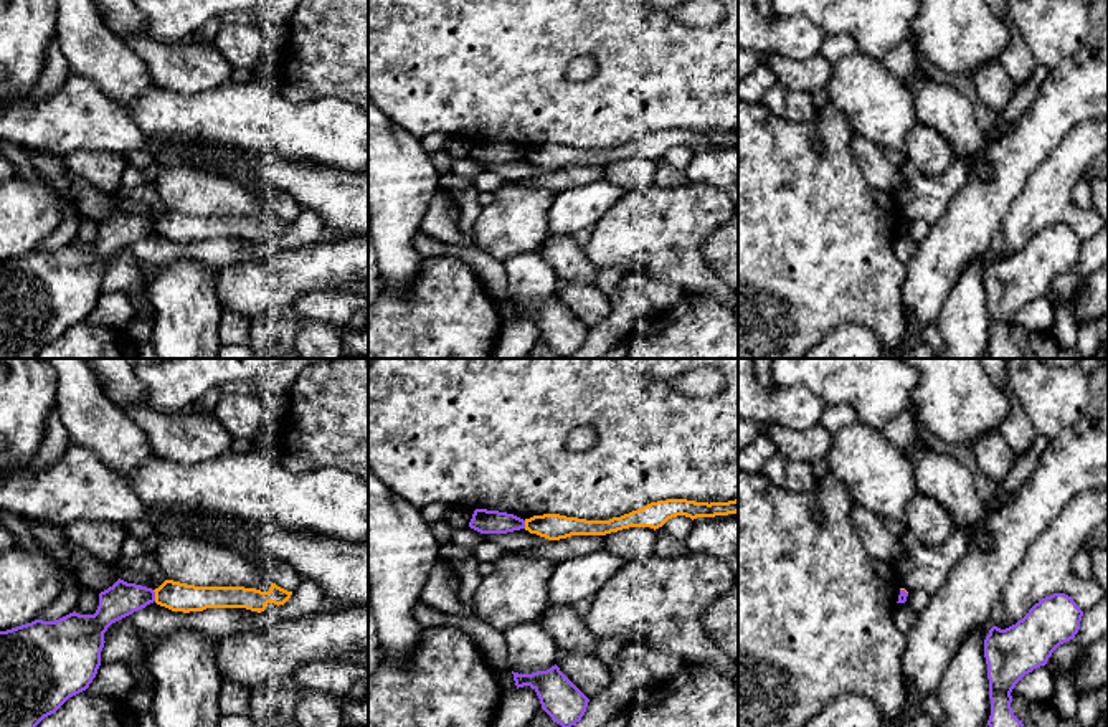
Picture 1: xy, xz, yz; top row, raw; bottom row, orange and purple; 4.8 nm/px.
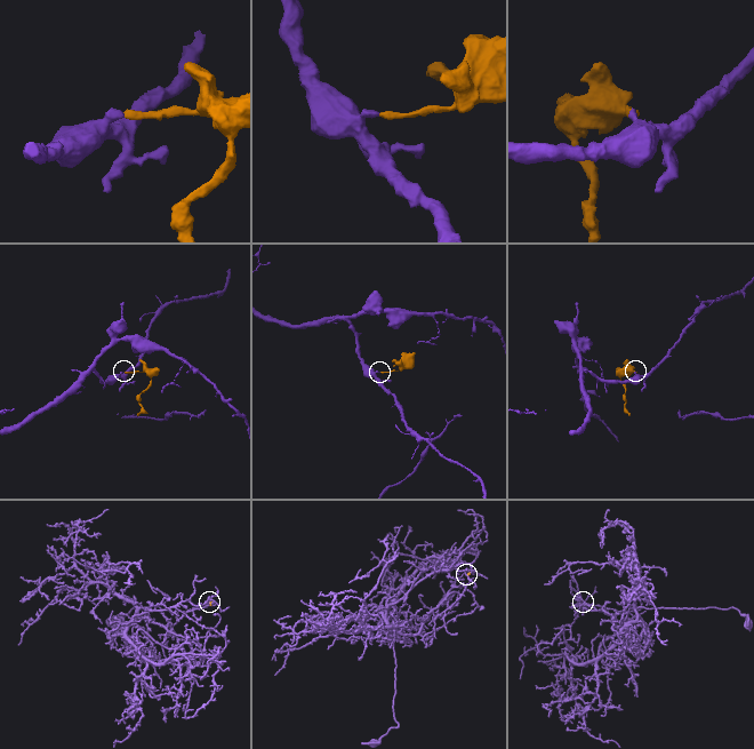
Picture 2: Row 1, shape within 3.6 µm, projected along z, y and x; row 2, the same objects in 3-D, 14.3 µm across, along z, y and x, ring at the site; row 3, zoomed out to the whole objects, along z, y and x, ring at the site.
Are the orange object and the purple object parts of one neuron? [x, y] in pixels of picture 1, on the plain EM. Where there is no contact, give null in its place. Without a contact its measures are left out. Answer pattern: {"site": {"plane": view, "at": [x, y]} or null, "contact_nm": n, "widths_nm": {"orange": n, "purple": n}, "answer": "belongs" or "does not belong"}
{"site": {"plane": "xy", "at": [156, 225]}, "contact_nm": 60, "widths_nm": {"orange": 140, "purple": 170}, "answer": "does not belong"}

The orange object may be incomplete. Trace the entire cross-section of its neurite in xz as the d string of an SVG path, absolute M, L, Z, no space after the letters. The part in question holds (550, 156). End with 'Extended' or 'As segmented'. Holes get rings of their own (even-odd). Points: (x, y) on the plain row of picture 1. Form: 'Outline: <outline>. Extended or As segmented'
Outline: M667 129L644 135L621 147L609 150L586 150L560 144L543 144L525 149L525 160L548 170L560 170L571 165L606 165L629 157L659 159L677 145L715 147L738 142L738 129L728 132L695 132L687 129Z. As segmented

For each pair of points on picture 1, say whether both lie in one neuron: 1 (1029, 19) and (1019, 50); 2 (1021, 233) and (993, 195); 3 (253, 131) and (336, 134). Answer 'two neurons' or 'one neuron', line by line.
1: two neurons
2: two neurons
3: one neuron

